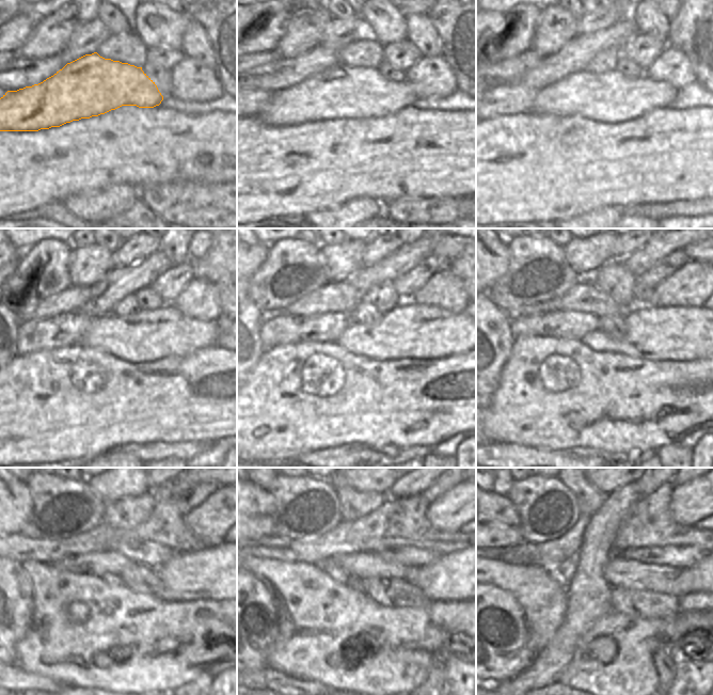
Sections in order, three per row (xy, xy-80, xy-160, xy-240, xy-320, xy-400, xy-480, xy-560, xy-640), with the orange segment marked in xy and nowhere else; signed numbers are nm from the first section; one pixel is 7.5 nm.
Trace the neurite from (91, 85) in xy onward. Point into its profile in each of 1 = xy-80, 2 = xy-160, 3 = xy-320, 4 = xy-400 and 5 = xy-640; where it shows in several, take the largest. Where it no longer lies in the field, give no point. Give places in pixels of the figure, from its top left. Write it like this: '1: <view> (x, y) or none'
1: xy-80 (338, 92)
2: xy-160 (611, 97)
3: xy-320 (410, 330)
4: xy-400 (680, 333)
5: xy-640 (692, 580)

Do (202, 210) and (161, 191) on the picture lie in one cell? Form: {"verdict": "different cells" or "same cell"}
{"verdict": "same cell"}

